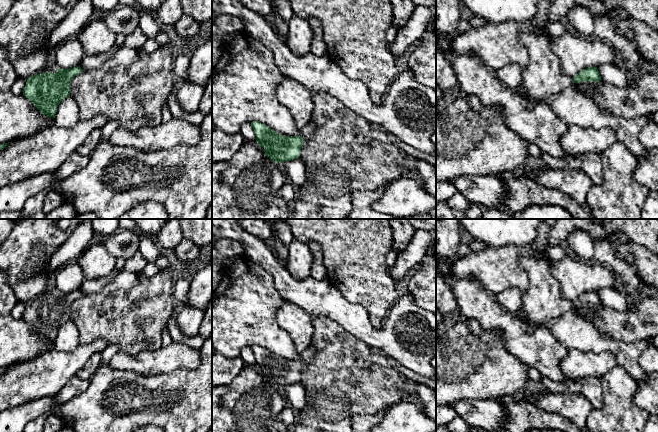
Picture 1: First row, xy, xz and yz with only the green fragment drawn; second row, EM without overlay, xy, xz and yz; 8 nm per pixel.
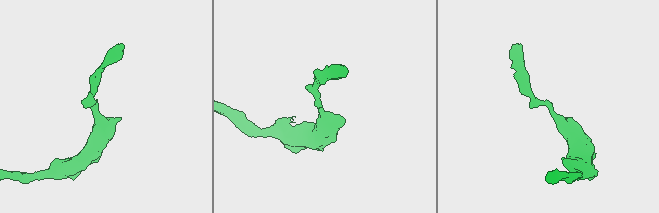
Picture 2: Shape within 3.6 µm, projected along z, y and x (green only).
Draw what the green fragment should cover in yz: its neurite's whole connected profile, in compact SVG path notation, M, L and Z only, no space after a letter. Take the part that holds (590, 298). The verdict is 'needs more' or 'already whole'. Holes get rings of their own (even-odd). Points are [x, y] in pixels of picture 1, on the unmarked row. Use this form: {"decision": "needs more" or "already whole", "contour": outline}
{"decision": "already whole", "contour": "M589 291L589 292L583 293L573 302L574 307L581 307L583 305L600 306L601 304L602 303L597 291Z"}

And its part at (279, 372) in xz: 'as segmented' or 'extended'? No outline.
extended

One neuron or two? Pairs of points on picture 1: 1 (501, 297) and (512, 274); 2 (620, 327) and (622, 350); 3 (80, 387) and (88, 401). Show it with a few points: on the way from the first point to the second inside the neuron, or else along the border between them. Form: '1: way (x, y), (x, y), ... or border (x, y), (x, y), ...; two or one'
1: border (523, 291), (517, 287), (507, 287), (495, 294); two
2: border (599, 332), (627, 341), (645, 340); two
3: border (90, 380), (90, 383), (82, 392), (63, 403); two

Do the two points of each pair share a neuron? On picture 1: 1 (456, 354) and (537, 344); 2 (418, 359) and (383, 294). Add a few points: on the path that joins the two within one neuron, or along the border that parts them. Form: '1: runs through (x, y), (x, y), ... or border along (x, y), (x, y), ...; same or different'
1: border along (491, 329), (499, 330), (504, 347), (523, 363); different
2: border along (397, 301), (391, 308), (386, 320), (378, 328); different

